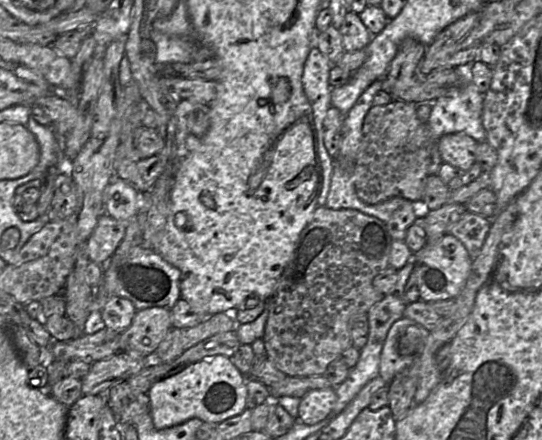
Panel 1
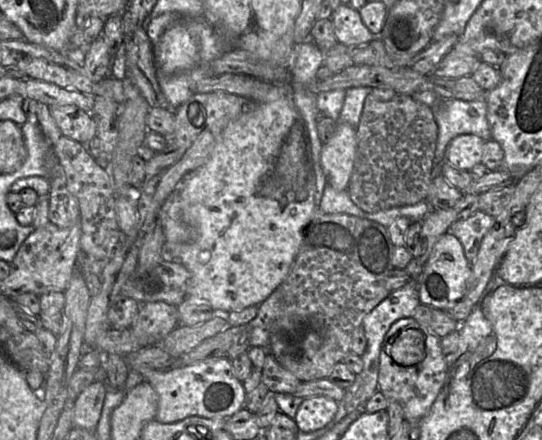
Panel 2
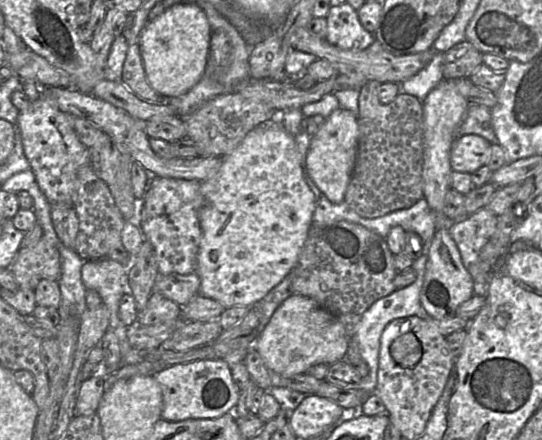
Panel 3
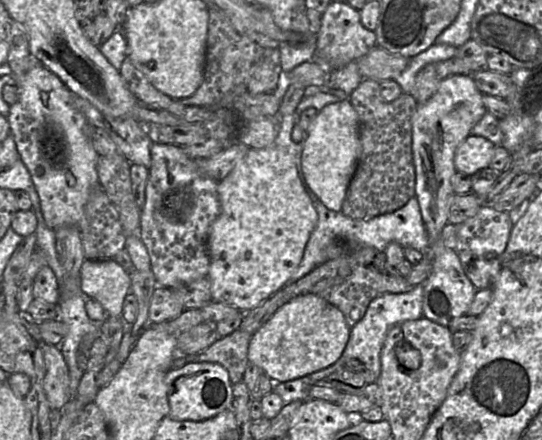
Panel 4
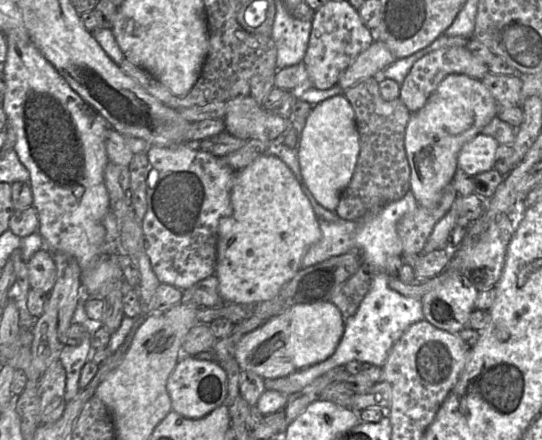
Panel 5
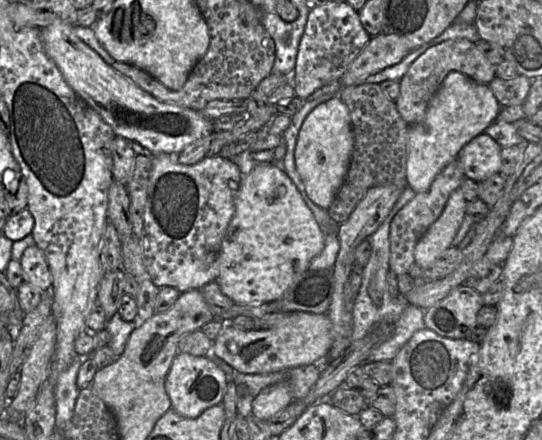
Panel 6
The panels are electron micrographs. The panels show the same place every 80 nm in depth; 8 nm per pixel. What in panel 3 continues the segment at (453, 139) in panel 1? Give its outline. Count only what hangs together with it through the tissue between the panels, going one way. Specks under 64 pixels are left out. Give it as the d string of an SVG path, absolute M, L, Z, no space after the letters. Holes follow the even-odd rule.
M480 135L458 136L450 152L450 164L453 171L474 173L487 165L491 143Z

